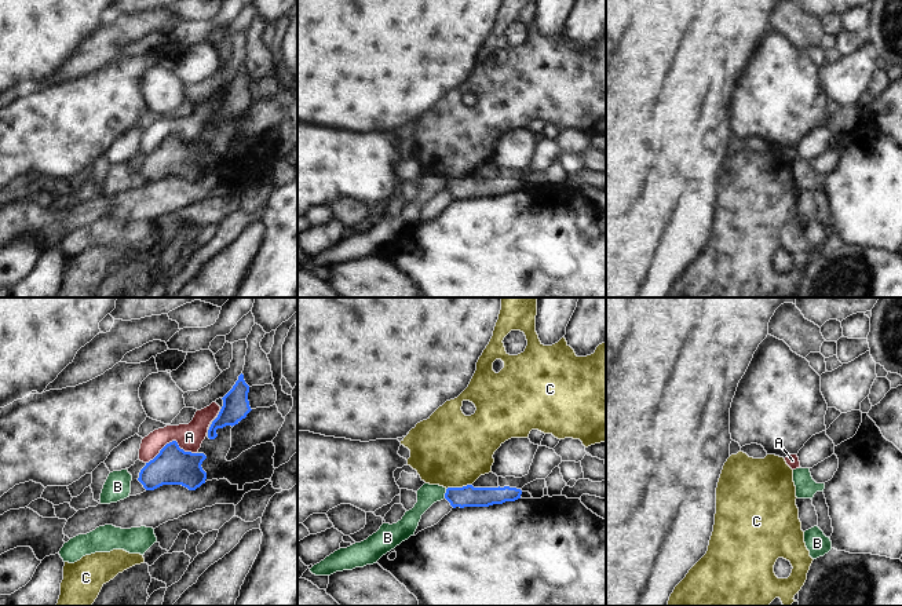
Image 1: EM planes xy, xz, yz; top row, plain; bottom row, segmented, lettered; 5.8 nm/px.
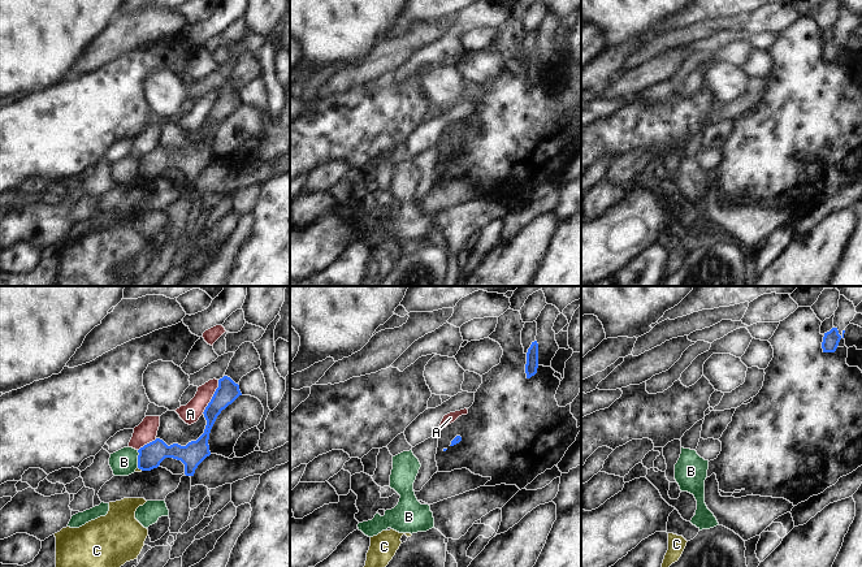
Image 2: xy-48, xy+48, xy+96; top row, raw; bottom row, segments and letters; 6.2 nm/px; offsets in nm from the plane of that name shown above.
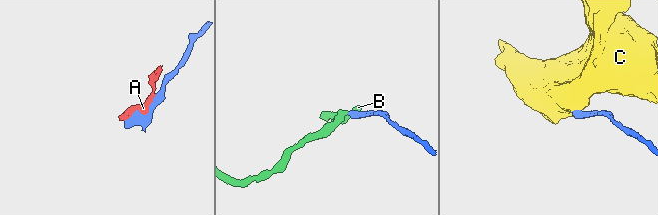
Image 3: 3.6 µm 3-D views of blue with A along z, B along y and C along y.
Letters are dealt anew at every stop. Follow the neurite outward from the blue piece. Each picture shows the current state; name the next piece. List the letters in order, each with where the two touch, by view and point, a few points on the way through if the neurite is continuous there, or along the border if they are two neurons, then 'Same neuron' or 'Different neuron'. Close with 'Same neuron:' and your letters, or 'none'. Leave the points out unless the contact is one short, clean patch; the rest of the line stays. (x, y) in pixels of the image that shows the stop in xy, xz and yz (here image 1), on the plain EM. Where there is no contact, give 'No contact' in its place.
A: Touches blue at xy (172, 132). Different neuron
B: Touches blue at xz (445, 185). Different neuron
C: Touches blue at xz (459, 179). Boundary: xz (471, 175), (446, 181). Different neuron
Same neuron: none

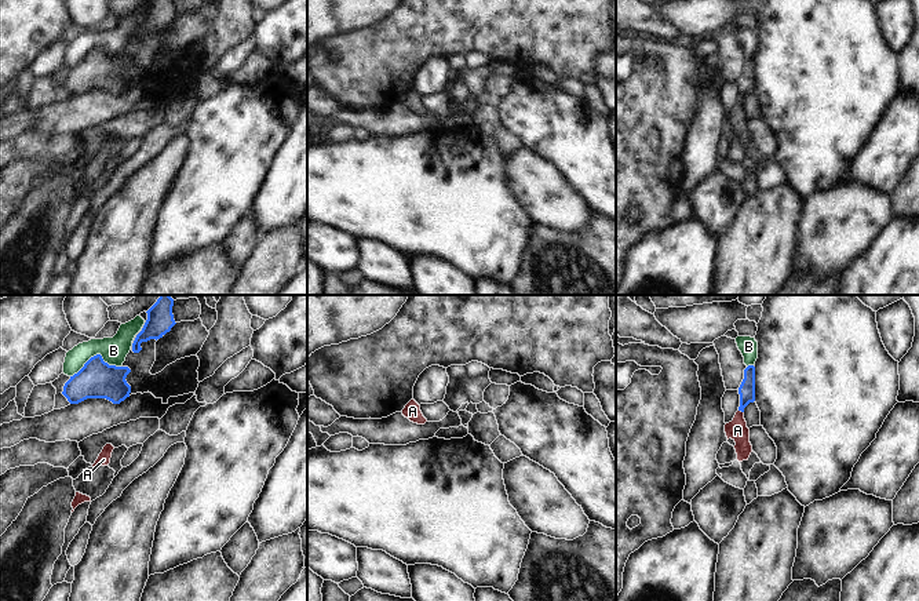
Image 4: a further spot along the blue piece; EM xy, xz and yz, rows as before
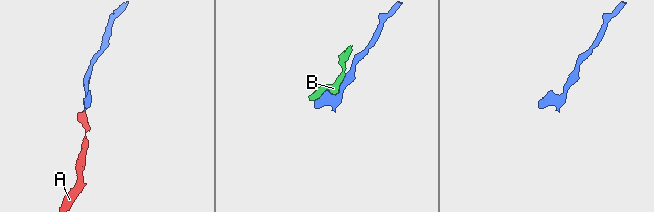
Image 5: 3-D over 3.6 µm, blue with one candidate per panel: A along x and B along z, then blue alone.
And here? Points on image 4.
A: Touches blue at yz (741, 102). Path across: yz (747, 80), (741, 102), (737, 121). Same neuron
B: Touches blue at xy (97, 46). Different neuron
Same neuron: A

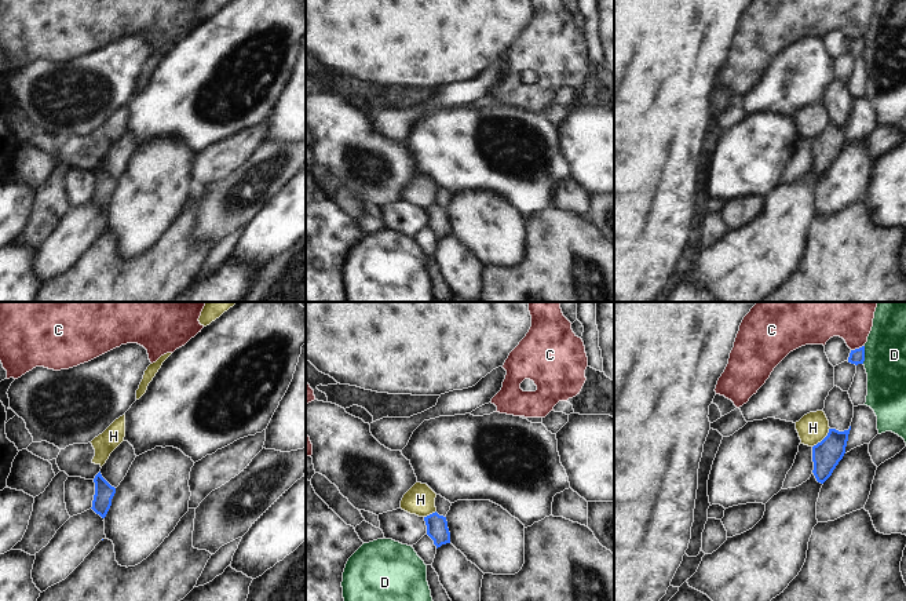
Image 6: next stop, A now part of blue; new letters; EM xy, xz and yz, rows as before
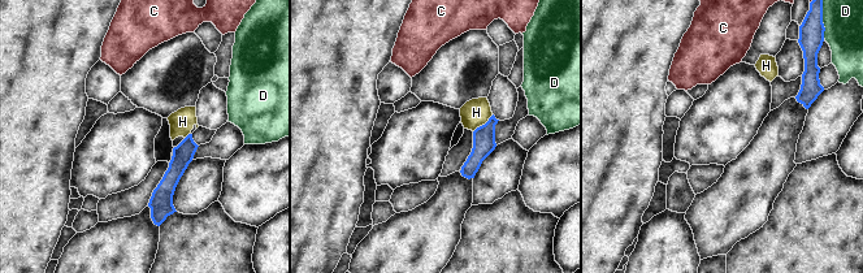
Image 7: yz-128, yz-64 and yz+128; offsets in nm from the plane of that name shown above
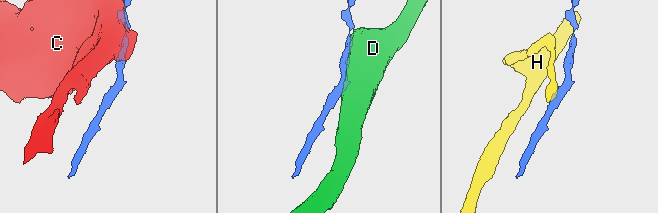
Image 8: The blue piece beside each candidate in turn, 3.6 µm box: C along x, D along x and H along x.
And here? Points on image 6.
C: Touches blue at yz (857, 40). Different neuron
D: Touches blue at yz (864, 46). Different neuron
H: Touches blue at yz (824, 130). Boundary: yz (829, 119), (829, 123), (813, 138). Different neuron
Same neuron: none

